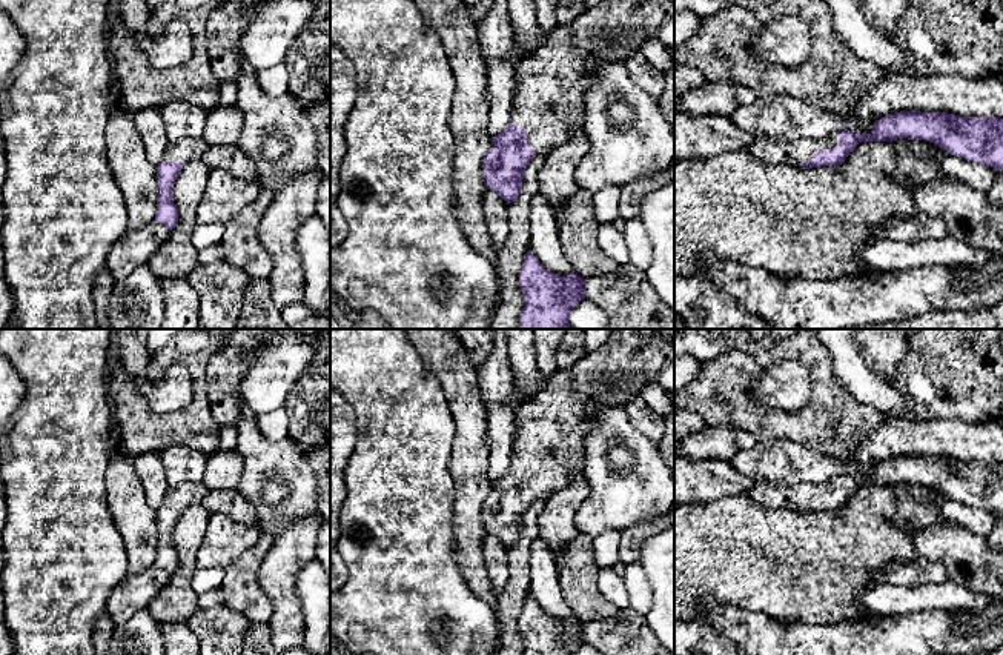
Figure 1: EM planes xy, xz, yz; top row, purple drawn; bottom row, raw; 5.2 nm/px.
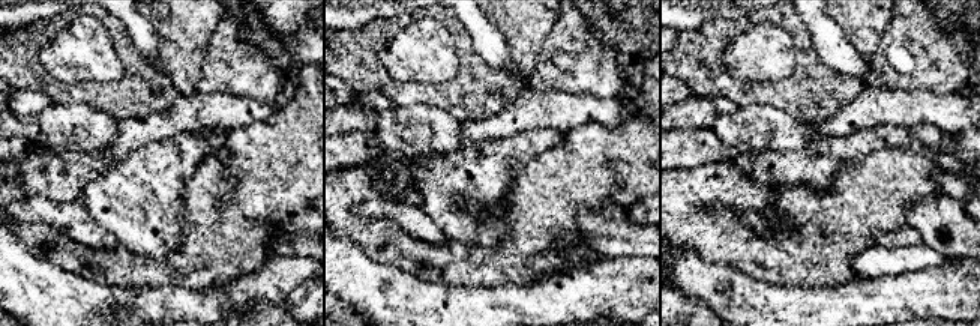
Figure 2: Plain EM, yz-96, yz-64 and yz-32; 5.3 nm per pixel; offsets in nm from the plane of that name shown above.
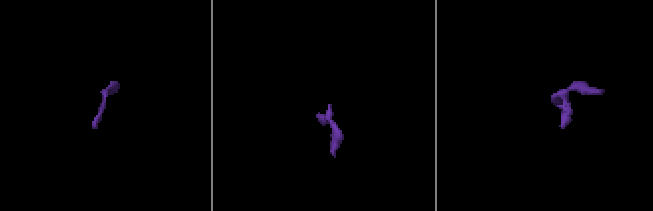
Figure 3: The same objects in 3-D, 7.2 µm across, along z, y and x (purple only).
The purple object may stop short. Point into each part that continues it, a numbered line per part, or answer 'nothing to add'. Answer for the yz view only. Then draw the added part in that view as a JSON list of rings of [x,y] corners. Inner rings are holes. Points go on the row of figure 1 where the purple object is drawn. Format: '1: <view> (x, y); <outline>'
1: yz (796, 151); [[[834,132],[822,140],[794,138],[794,140],[753,140],[746,148],[750,154],[768,163],[800,165],[813,160],[819,151],[829,151],[839,141],[839,134]]]

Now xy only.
1: xy (229, 157); [[[183,138],[169,143],[163,161],[189,163],[192,160],[206,163],[210,169],[224,169],[243,180],[257,181],[253,161],[238,145],[210,145],[201,138]]]

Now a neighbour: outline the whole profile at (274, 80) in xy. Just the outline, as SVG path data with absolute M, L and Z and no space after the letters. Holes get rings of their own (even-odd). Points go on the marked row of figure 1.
M283 62L275 66L257 71L255 77L257 77L261 89L272 97L283 95L289 91L287 89L289 72Z

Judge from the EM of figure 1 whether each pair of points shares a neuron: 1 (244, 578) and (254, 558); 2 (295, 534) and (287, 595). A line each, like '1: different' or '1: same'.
1: same
2: same

